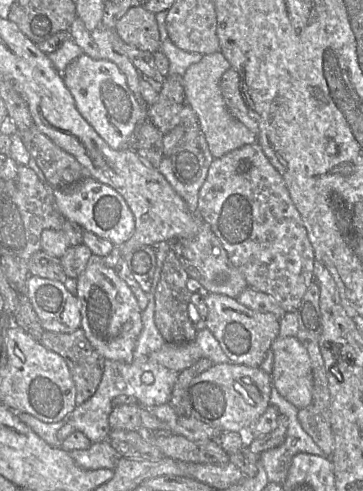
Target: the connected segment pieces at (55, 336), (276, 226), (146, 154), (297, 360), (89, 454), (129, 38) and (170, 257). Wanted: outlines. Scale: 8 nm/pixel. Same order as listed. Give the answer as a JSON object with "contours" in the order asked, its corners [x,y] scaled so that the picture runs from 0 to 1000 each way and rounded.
{"contours":[[[[121,674],[107,697],[179,733],[209,788],[209,825],[253,809],[278,778],[292,731],[248,701],[231,674]]],[[[708,289],[587,324],[548,389],[543,436],[576,454],[683,582],[744,601],[782,633],[818,633],[848,582],[865,574],[865,513],[777,358]]],[[[402,244],[375,263],[375,279],[369,269],[369,299],[353,301],[372,305],[391,324],[433,344],[452,322],[449,277],[419,248]]],[[[766,684],[747,713],[755,723],[749,784],[821,833],[848,827],[860,815],[862,760],[843,707],[815,684]]],[[[298,892],[267,902],[253,902],[242,914],[201,916],[187,921],[207,943],[234,957],[278,953],[314,957],[333,931],[306,908]]],[[[394,12],[355,16],[325,41],[317,63],[347,90],[377,100],[416,108],[441,102],[427,29]]],[[[471,507],[452,532],[441,570],[427,593],[424,652],[449,690],[463,699],[518,699],[537,695],[543,672],[526,650],[521,619],[526,595],[515,587],[521,562],[501,544],[482,513]]]]}

